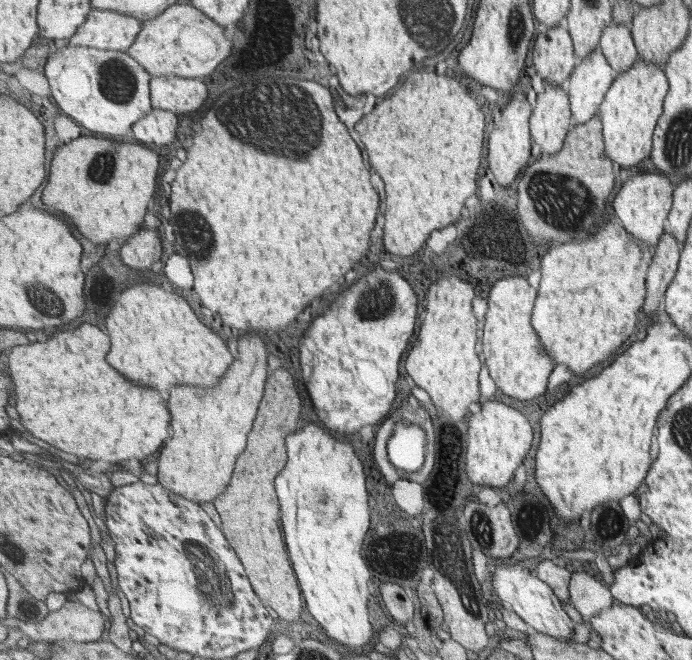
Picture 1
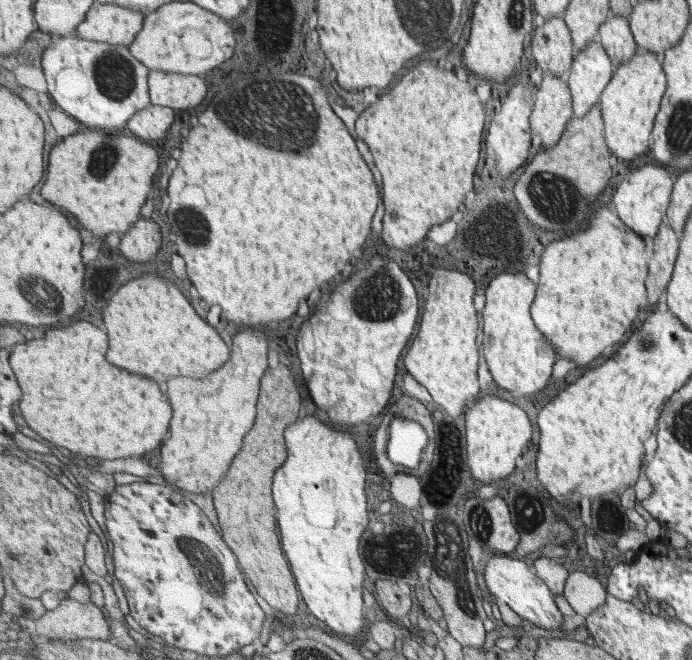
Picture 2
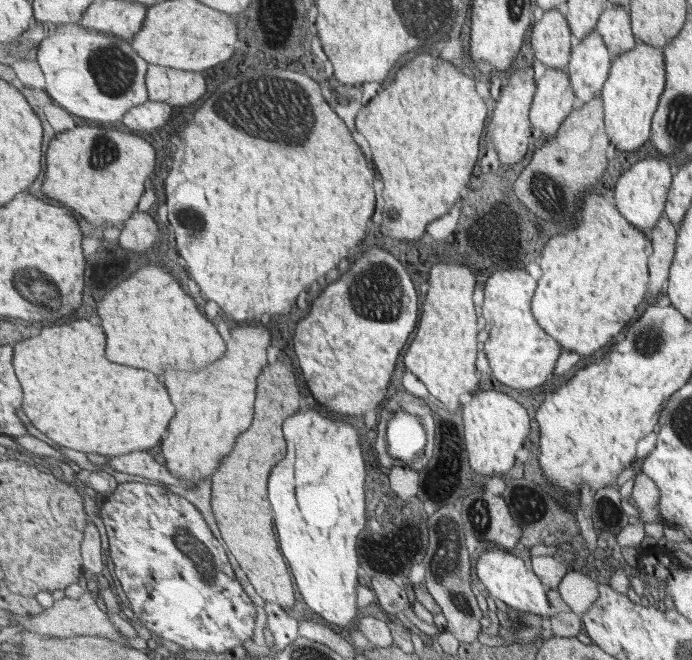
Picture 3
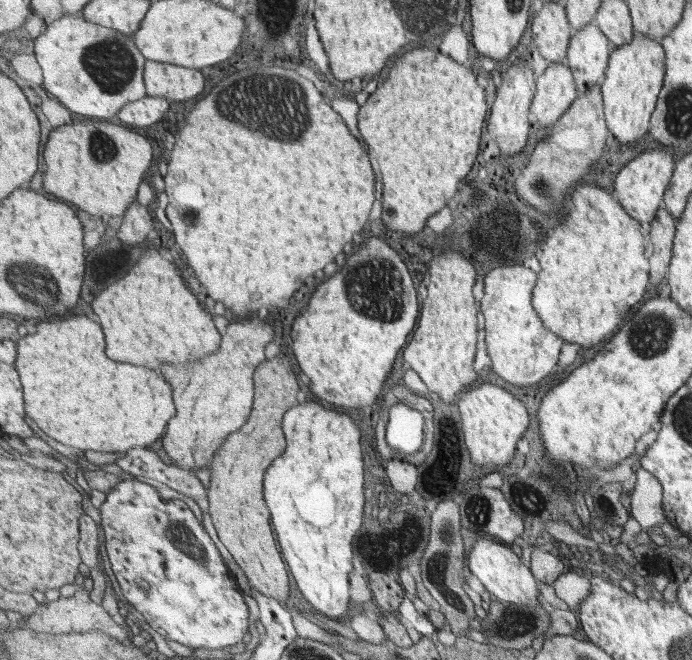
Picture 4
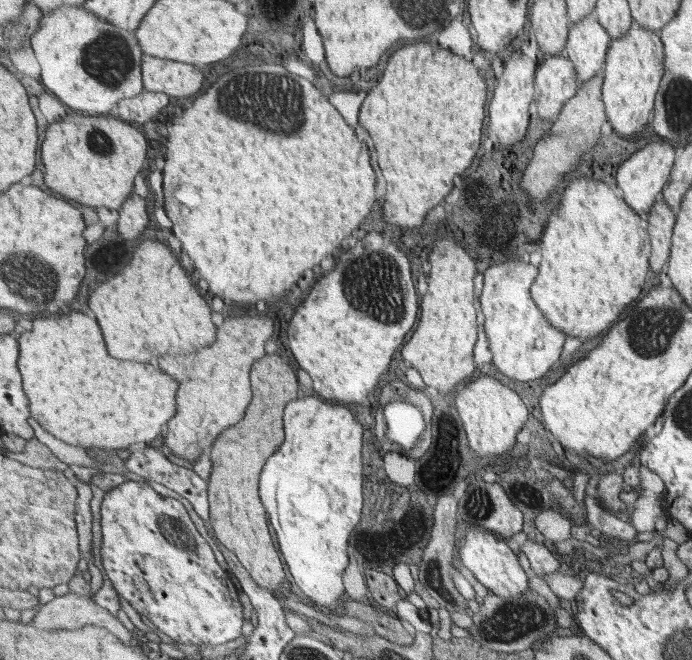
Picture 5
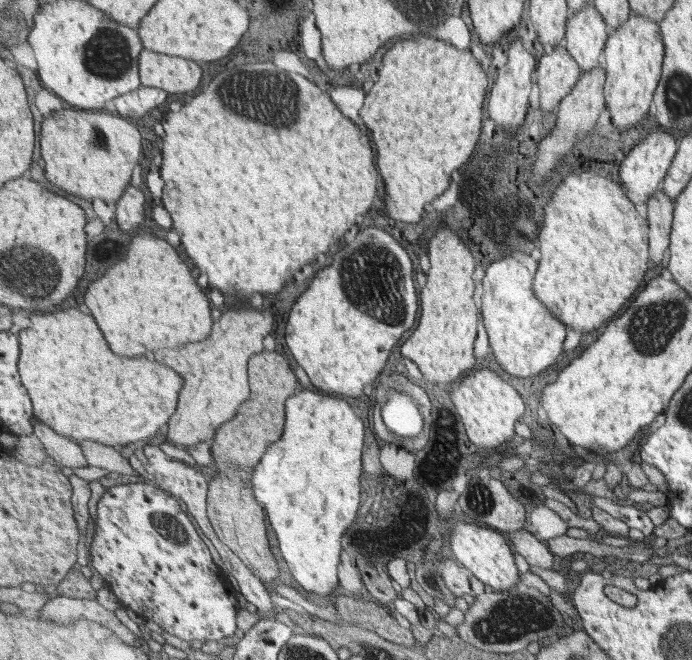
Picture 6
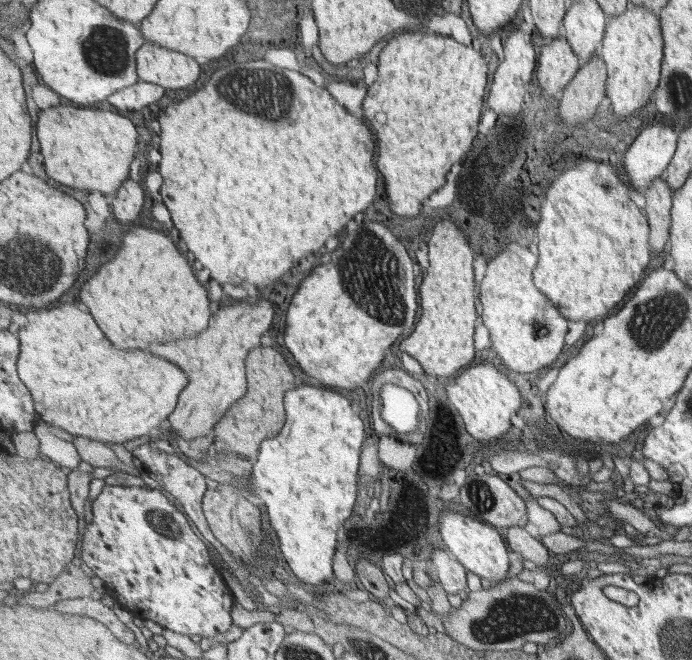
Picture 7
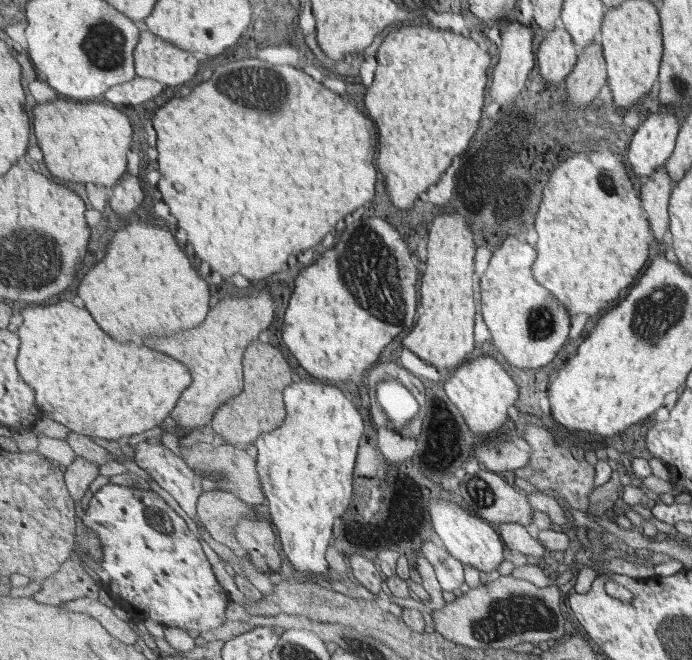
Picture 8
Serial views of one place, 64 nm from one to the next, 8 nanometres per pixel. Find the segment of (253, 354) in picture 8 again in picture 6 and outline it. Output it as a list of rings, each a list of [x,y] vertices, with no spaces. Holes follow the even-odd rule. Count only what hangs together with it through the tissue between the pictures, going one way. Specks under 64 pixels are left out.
[[[263,352],[249,362],[252,396],[239,408],[235,420],[219,428],[209,444],[212,466],[218,471],[208,489],[208,516],[222,542],[247,565],[252,573],[267,586],[279,578],[279,564],[271,552],[267,536],[267,520],[261,503],[255,500],[255,491],[246,482],[252,480],[256,466],[273,442],[281,440],[285,428],[285,402],[297,393],[299,382],[291,364],[277,352]]]

